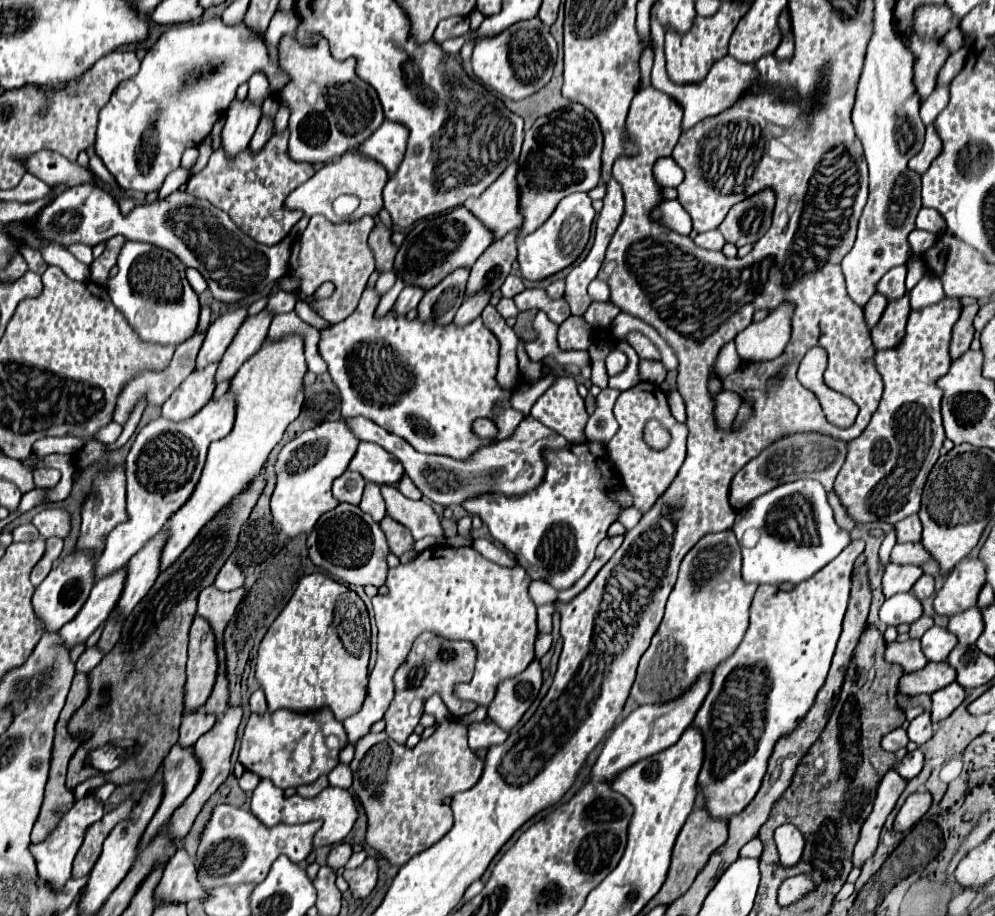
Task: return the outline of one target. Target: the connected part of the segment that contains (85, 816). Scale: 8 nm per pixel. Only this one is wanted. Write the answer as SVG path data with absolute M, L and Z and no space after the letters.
M86 795L84 798L76 801L73 807L60 817L56 829L42 843L30 845L30 851L36 857L38 873L40 873L40 877L44 881L52 883L56 889L60 889L68 881L68 877L71 877L74 857L76 857L76 853L78 853L83 842L86 829L103 816L104 804L101 801L95 800L91 795Z

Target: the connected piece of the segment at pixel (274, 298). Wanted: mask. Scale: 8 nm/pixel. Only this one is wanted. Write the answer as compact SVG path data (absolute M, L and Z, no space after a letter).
M274 287L266 309L274 309L276 313L288 313L288 311L294 311L296 301L298 301L298 297L294 293L286 293L286 291L280 291Z

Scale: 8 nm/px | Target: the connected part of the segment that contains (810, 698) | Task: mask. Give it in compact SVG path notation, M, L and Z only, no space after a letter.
M852 539L836 559L832 559L810 579L794 585L790 591L782 591L776 585L758 587L750 607L750 627L746 629L746 635L732 653L732 657L728 657L724 665L716 667L712 689L692 723L704 733L706 759L698 777L698 785L700 793L706 799L706 809L712 817L730 819L730 815L740 813L754 799L766 775L768 759L774 751L776 741L784 733L792 731L812 707L816 693L824 685L830 669L836 641L842 631L842 619L848 607L852 567L862 551L864 541Z

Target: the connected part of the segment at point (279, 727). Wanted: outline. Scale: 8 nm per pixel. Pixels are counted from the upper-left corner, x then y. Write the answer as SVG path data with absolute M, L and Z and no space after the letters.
M288 709L274 713L266 711L262 715L252 713L240 741L238 761L246 771L258 773L262 779L270 779L280 789L312 783L320 775L328 775L338 765L338 753L330 753L324 743L328 735L336 735L342 747L348 745L344 727L334 719L330 709L320 709L316 713L294 713Z

